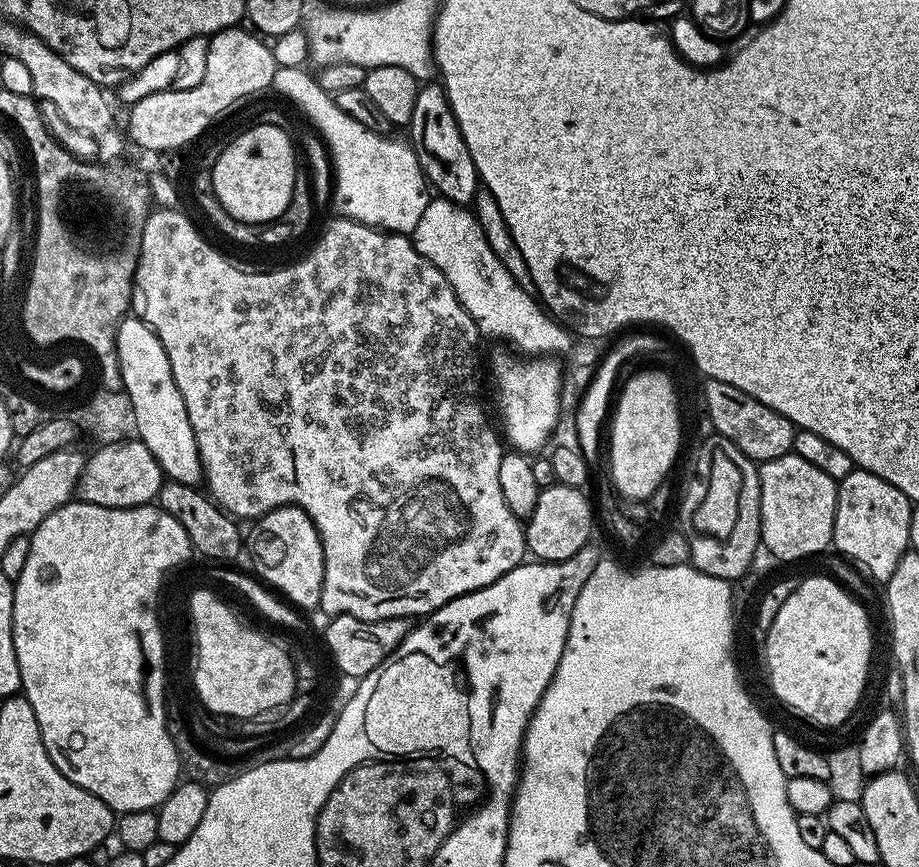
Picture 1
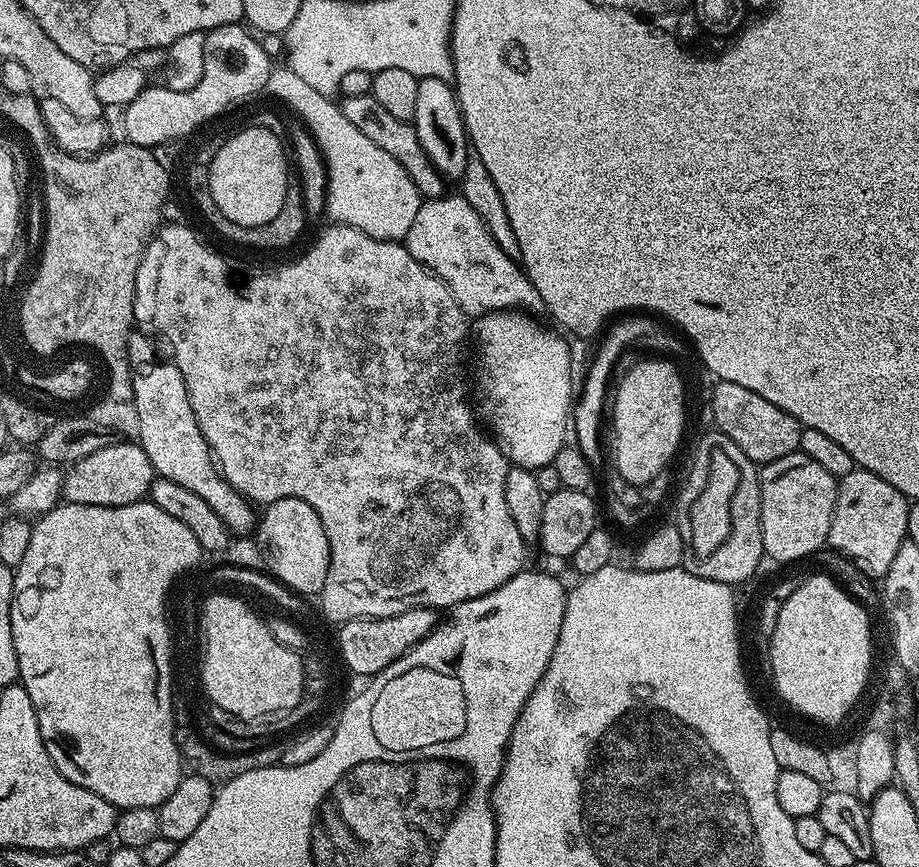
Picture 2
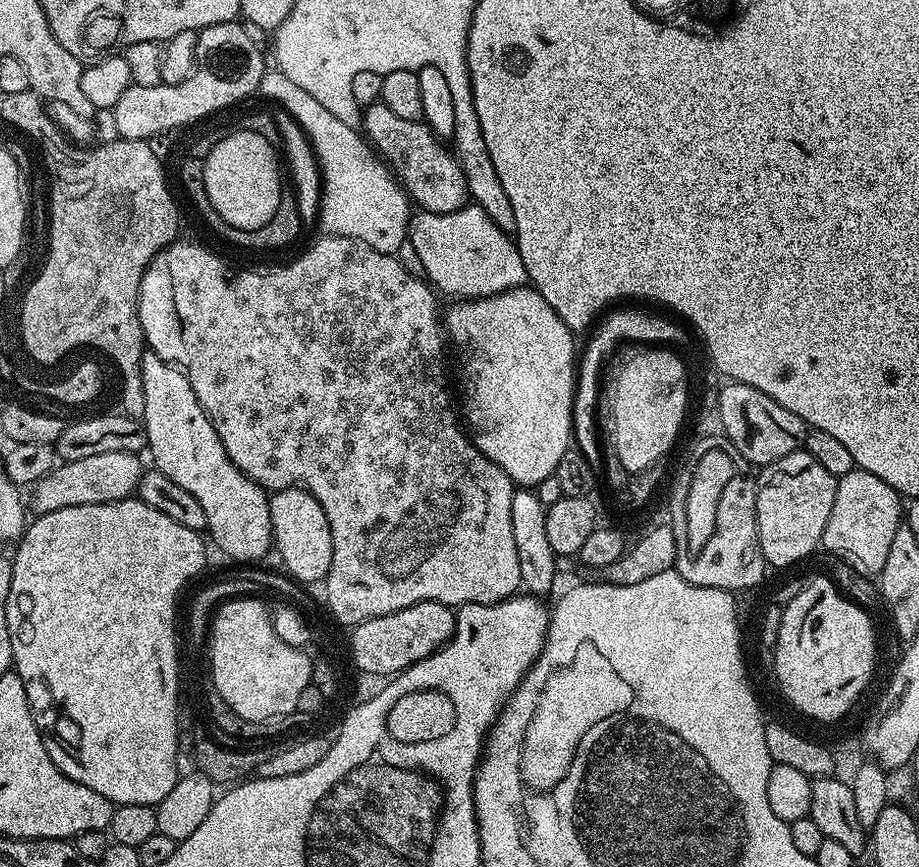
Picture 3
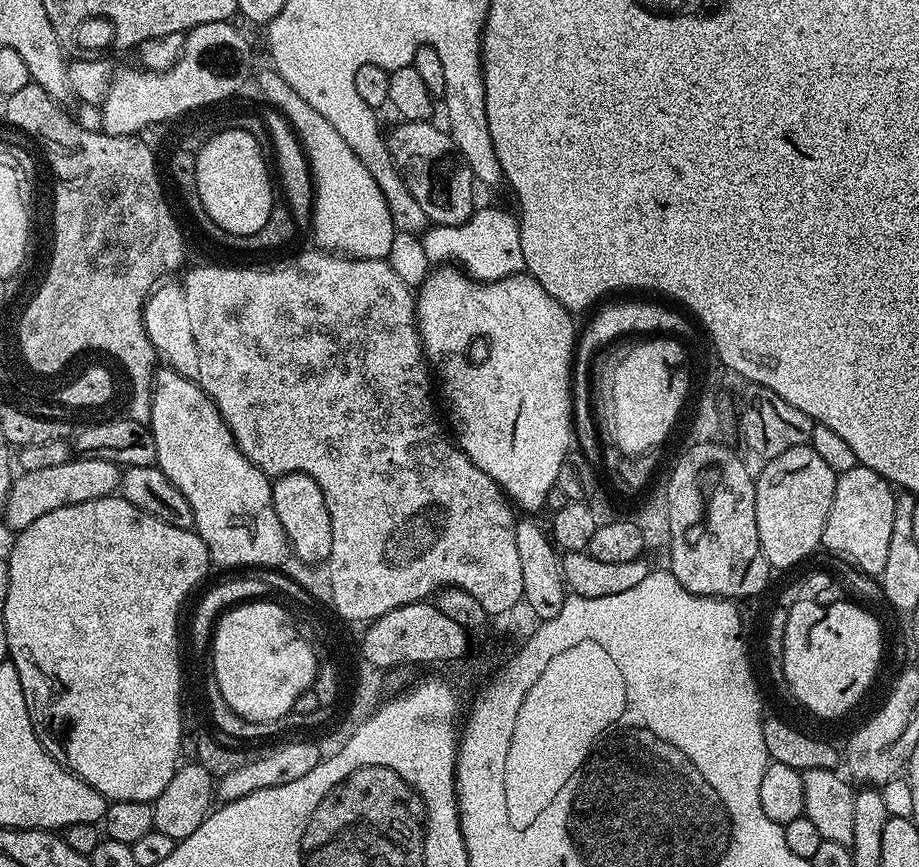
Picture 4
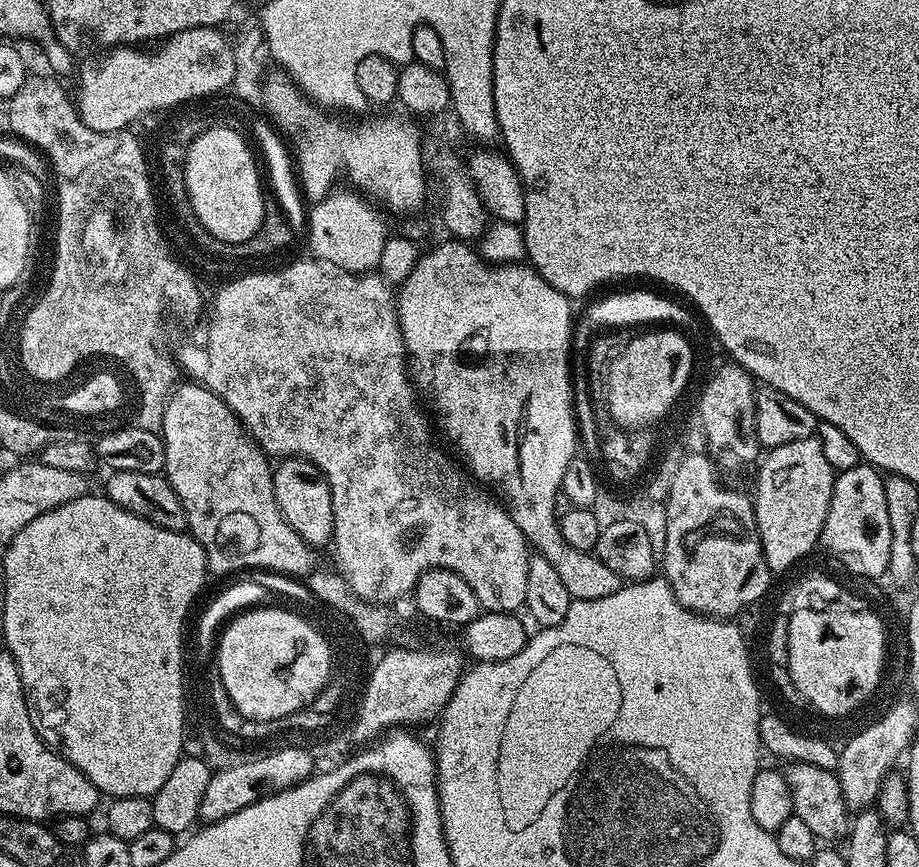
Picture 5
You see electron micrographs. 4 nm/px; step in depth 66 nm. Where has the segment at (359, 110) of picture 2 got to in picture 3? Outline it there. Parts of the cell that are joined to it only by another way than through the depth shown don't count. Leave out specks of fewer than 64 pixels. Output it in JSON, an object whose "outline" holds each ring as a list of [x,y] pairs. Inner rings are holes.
{"outline":[[[369,104],[363,109],[359,127],[368,144],[394,173],[400,187],[417,209],[434,214],[450,214],[469,203],[470,197],[463,168],[451,151],[443,148],[438,137],[420,120],[398,118],[390,106]],[[364,127],[364,128],[363,128]]]}

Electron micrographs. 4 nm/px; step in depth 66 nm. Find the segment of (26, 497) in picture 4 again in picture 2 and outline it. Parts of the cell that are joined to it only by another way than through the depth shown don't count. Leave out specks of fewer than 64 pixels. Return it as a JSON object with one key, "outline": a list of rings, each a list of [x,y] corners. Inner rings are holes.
{"outline":[[[113,442],[96,450],[94,454],[87,454],[87,456],[82,457],[80,461],[73,463],[71,467],[67,469],[66,475],[64,477],[64,487],[62,489],[62,496],[67,503],[70,504],[85,504],[86,506],[126,506],[127,504],[133,504],[139,500],[145,499],[151,493],[152,482],[154,479],[154,473],[152,470],[152,463],[150,458],[146,458],[146,450],[140,447],[139,443],[136,442],[120,442],[124,444],[119,444],[119,442]]]}

